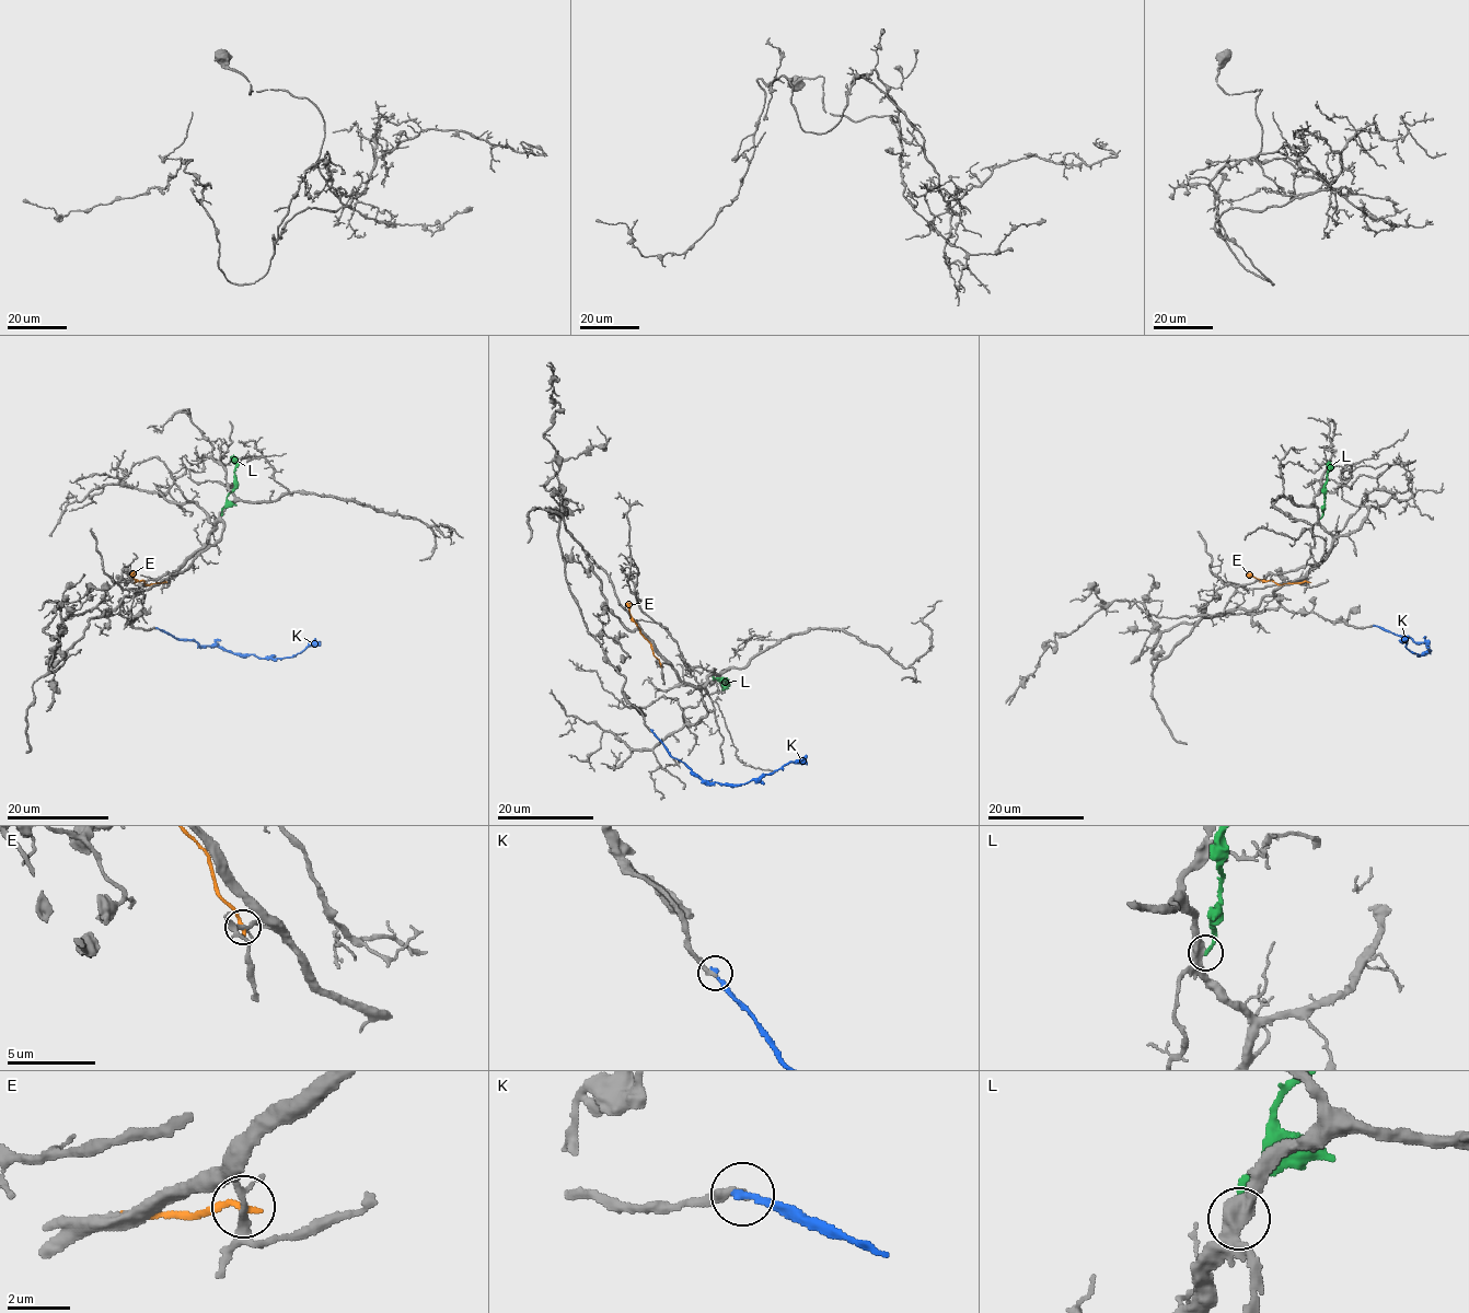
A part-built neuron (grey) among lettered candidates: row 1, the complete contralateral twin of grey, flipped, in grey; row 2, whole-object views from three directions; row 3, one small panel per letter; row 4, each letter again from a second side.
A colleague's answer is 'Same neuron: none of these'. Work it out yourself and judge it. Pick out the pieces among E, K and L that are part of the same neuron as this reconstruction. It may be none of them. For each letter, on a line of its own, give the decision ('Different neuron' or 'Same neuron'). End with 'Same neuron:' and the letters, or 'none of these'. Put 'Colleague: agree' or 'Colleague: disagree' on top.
Colleague: agree
E: Different neuron
K: Different neuron
L: Different neuron
Same neuron: none of these

